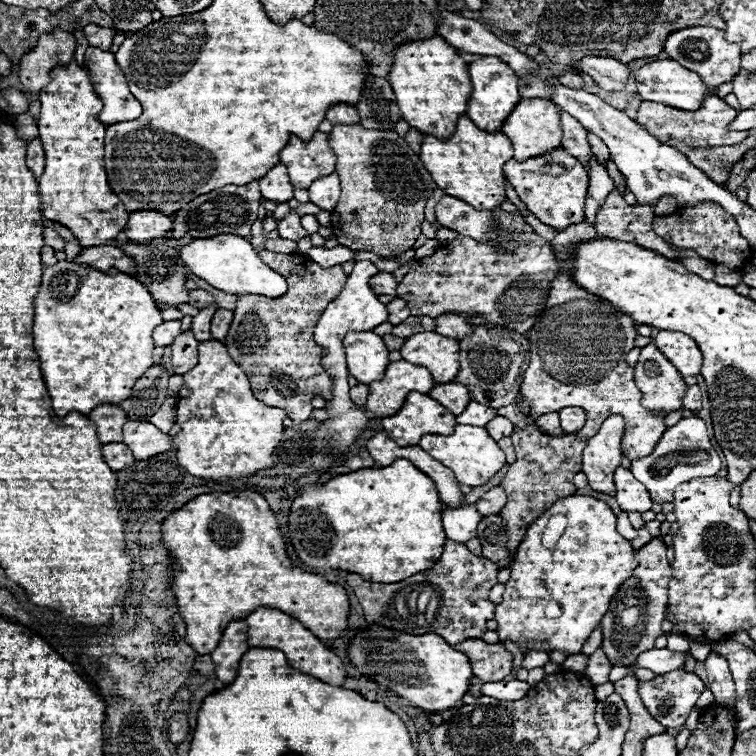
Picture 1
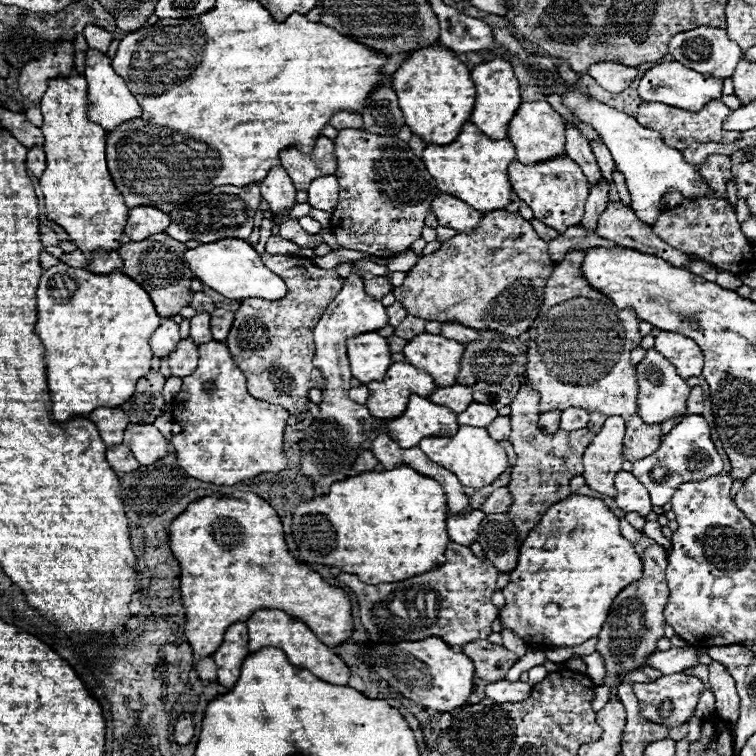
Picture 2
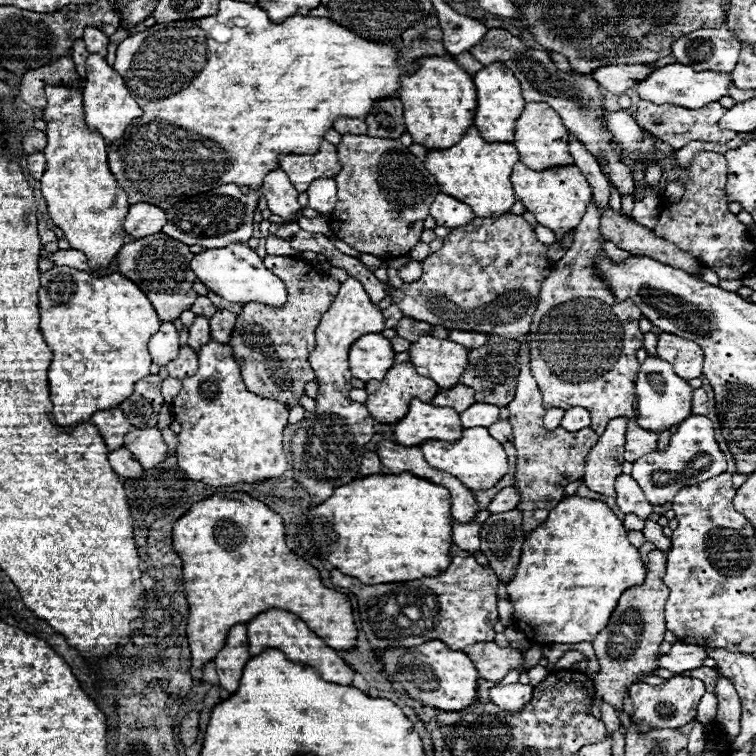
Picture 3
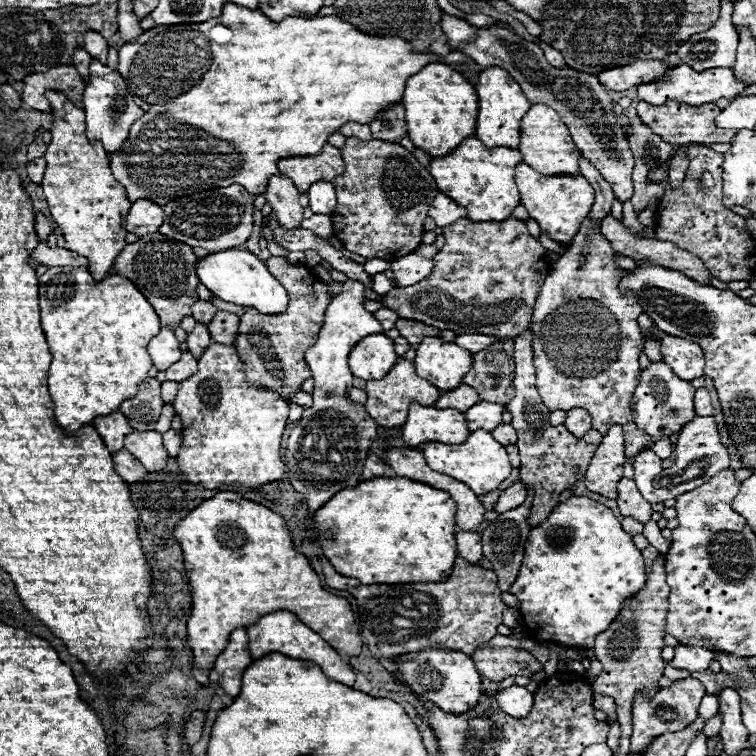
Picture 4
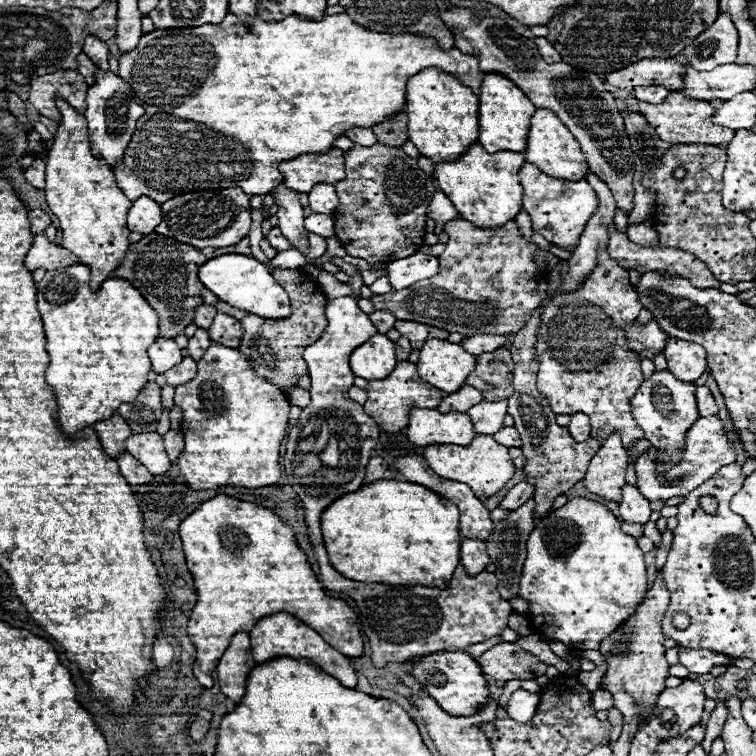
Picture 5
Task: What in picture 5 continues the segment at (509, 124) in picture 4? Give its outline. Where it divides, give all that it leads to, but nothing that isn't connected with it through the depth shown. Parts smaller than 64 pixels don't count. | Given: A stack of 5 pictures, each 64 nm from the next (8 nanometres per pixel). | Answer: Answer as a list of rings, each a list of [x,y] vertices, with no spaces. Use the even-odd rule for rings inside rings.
[[[486,74],[486,80],[482,82],[482,92],[480,92],[480,110],[478,110],[478,114],[480,114],[480,136],[478,136],[478,144],[482,144],[486,148],[486,152],[512,150],[512,152],[524,154],[526,138],[528,138],[528,124],[530,124],[532,112],[536,112],[536,106],[508,78],[504,78],[500,74]]]

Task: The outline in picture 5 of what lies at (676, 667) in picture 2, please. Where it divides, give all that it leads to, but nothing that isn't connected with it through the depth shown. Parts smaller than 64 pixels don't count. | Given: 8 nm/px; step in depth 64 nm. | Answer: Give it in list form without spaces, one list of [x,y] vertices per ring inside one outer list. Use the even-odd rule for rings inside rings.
[[[680,650],[680,664],[694,674],[708,674],[714,666],[730,666],[734,658],[712,650]]]

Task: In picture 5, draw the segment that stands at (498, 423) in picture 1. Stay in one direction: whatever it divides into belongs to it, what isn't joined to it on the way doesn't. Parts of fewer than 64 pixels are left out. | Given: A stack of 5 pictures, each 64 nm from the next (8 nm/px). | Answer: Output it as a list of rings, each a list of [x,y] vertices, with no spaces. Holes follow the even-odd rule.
[[[504,426],[504,428],[500,428],[500,430],[494,434],[494,438],[496,438],[500,444],[508,446],[508,448],[520,448],[520,446],[522,446],[520,434],[516,432],[514,426]]]

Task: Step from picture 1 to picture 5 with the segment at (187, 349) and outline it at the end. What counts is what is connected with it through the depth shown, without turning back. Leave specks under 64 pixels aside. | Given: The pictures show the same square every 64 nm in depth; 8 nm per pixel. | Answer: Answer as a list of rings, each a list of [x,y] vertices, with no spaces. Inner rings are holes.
[[[184,358],[178,366],[168,370],[164,376],[170,386],[182,386],[196,376],[196,362],[192,358]]]

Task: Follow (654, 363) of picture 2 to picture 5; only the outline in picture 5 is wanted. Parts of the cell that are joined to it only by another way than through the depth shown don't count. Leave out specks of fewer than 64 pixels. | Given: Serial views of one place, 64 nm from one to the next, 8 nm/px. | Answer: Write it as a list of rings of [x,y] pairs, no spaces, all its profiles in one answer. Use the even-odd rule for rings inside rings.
[[[664,370],[664,372],[654,372],[648,380],[644,380],[642,386],[638,388],[636,396],[632,398],[634,420],[644,430],[646,440],[650,440],[652,446],[662,452],[662,456],[656,460],[656,472],[660,472],[660,474],[664,474],[672,466],[676,466],[684,454],[682,452],[684,436],[686,436],[690,424],[694,424],[696,416],[698,416],[694,390],[696,390],[694,384],[680,382],[668,370]]]

